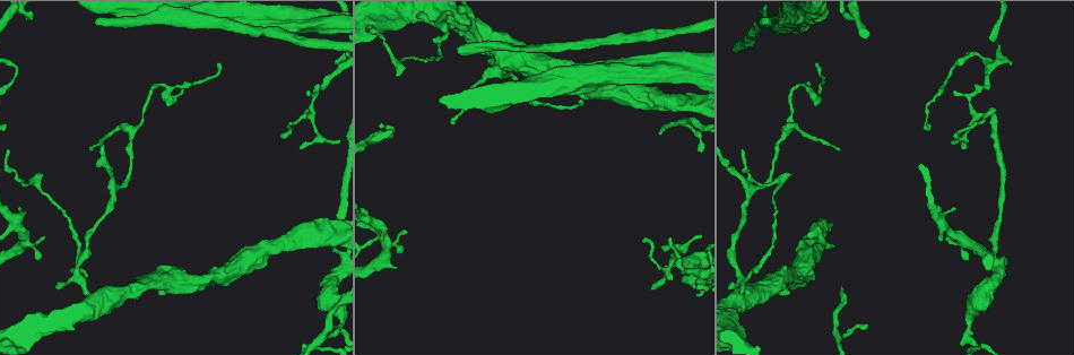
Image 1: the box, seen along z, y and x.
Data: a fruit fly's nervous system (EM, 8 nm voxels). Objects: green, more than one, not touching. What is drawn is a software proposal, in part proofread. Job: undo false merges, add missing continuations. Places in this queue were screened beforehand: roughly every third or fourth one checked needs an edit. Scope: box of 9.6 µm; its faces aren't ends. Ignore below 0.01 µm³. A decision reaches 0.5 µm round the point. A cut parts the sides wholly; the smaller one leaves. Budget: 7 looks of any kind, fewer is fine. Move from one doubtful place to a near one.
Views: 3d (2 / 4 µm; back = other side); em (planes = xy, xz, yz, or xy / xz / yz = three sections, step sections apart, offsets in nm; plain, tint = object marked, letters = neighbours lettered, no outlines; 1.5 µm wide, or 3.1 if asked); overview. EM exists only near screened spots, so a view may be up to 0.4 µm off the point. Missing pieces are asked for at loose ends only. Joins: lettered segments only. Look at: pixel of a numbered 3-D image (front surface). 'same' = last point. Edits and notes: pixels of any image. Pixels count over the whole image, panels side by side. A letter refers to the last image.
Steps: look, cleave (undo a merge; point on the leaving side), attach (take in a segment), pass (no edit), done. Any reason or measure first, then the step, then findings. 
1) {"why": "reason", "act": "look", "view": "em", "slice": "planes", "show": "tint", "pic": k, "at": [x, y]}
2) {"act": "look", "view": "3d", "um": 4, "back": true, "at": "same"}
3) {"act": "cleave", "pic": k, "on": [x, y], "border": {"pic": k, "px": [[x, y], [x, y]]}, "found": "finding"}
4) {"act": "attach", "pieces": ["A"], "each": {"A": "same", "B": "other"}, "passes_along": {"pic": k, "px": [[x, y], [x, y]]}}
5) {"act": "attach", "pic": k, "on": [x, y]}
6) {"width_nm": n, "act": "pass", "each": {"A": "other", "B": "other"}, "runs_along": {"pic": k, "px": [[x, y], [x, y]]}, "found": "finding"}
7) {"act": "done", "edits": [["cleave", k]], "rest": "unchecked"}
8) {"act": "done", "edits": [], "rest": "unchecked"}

{"why": "thin end", "act": "look", "view": "3d", "um": 4, "pic": 1, "at": [308, 92]}

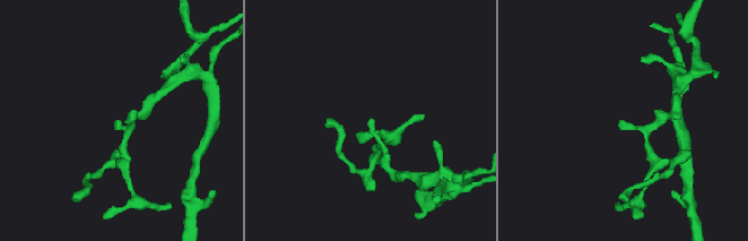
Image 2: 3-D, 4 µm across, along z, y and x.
{"act": "look", "view": "em", "slice": "planes", "show": "letters", "pic": 2, "at": [373, 119]}

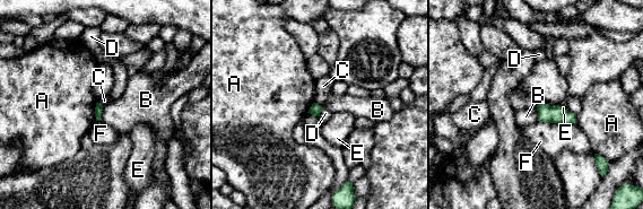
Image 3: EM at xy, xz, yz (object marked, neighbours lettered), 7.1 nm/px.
{"act": "pass", "each": {"A": "other", "B": "other", "C": "other", "D": "other", "E": "other", "F": "other"}, "border": {"pic": 3, "px": [[314, 102], [321, 105]]}, "found": "none of them fits"}

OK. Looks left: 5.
{"why": "branch stops here", "act": "look", "view": "3d", "um": 2, "pic": 1, "at": [805, 83]}

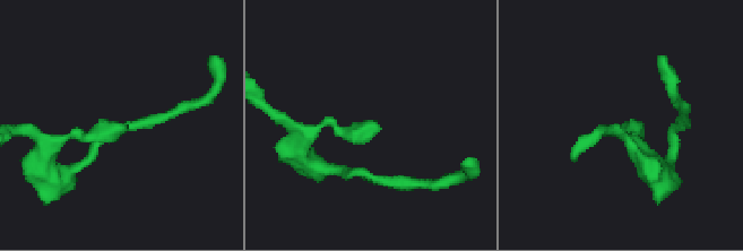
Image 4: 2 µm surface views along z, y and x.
{"act": "look", "view": "em", "slice": "xz", "step": 8, "show": "tint", "pic": 4, "at": [622, 128]}

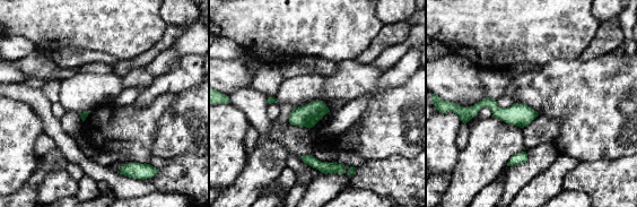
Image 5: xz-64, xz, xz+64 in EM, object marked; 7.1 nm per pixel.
{"act": "look", "view": "em", "slice": "planes", "show": "letters", "at": "same"}

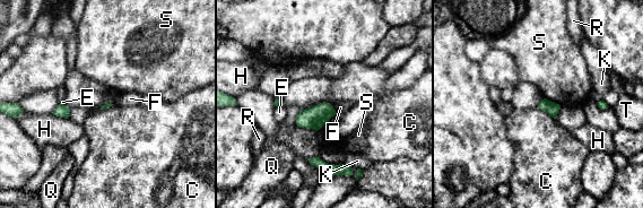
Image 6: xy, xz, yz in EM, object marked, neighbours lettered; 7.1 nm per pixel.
{"longest_contact_nm": ["T", 180], "act": "pass", "each": {"C": "other", "E": "other", "F": "other", "H": "other", "K": "other", "Q": "other", "R": "other", "S": "other", "T": "other"}, "border": {"pic": 6, "px": [[538, 106], [555, 119]]}, "found": "none of them fits"}

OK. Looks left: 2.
{"why": "thin arm on a thick one", "act": "look", "view": "3d", "um": 4, "pic": 1, "at": [741, 293]}

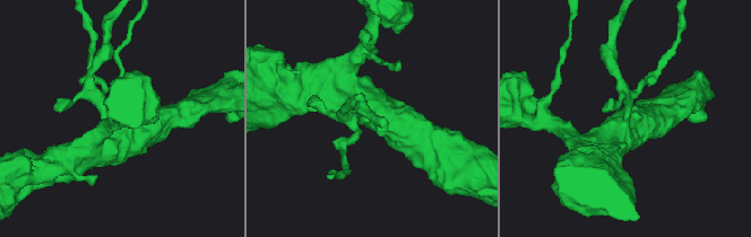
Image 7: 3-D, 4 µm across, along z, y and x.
{"arms": 4, "why": "need the tissue", "act": "look", "view": "em", "slice": "planes", "show": "letters", "pic": 7, "at": [365, 118]}

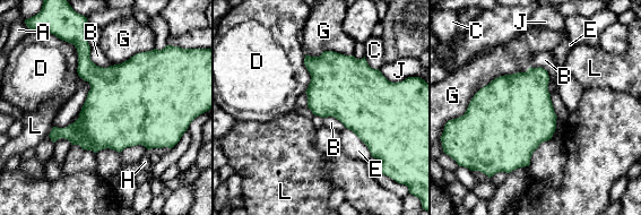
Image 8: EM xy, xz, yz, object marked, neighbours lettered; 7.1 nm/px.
{"longest_contact_nm": ["G", 500], "act": "pass", "each": {"A": "other", "B": "other", "C": "other", "D": "other", "E": "other", "G": "other", "H": "other", "J": "other", "L": "other"}, "border": {"pic": 8, "px": [[89, 49], [96, 65], [111, 66]]}, "found": "one neuron here"}

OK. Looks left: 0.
{"act": "done", "edits": [], "rest": "unchecked"}

